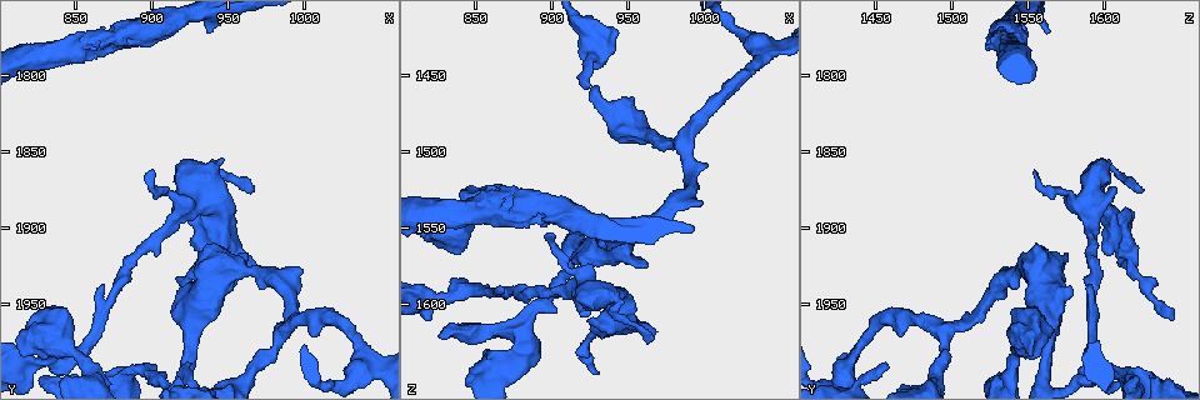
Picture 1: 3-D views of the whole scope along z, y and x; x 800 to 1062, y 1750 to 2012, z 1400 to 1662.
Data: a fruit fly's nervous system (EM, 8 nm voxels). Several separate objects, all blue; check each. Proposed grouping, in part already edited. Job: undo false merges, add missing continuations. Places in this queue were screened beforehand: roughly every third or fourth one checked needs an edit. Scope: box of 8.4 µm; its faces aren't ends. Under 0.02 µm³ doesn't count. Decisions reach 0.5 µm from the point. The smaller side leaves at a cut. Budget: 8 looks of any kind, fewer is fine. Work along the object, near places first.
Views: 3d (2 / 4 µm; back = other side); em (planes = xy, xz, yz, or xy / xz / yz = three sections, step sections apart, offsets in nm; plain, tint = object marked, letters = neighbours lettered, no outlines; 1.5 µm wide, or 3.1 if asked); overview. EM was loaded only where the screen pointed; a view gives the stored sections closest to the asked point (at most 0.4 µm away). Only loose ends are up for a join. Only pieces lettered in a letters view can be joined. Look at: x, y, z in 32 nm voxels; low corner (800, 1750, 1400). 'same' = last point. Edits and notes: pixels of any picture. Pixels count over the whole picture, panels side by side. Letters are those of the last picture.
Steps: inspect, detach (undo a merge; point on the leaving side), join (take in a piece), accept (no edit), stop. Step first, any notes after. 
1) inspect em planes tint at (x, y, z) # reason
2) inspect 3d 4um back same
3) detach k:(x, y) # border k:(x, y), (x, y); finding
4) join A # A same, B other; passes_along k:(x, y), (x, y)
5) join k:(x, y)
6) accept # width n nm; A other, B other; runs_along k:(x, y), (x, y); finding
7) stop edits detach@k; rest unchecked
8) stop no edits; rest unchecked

inspect 3d 4um at (1010, 1972, 1466) # an open end

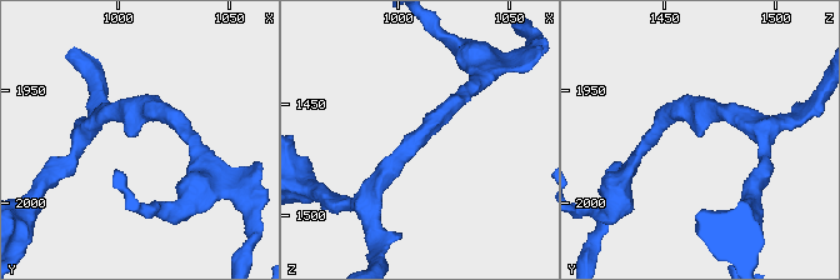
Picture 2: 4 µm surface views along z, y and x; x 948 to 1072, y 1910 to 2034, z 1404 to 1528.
inspect em xy step 8 letters at (1010, 1969, 1466) # shape alone is not enough

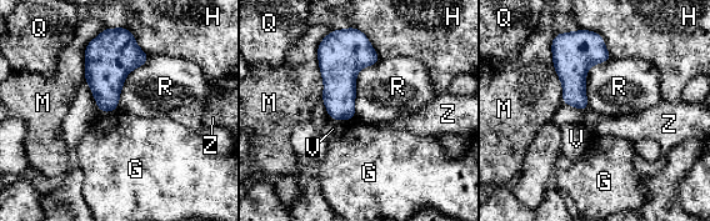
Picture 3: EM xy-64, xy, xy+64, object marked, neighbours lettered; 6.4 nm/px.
accept # longest_contact M 440 nm; G other, H other, M other, Q other, R other, V other, Z other; border 3:(380, 58), (356, 74), (354, 116); no lettered piece goes on from it

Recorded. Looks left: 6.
inspect em xz step 4 letters at (960, 1916, 1576) # an open end

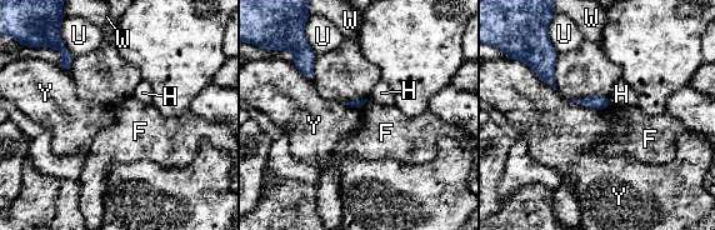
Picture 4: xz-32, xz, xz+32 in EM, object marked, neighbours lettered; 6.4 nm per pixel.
accept # F other, H other, U other, W other, Y other; border 4:(573, 100), (586, 108), (606, 109); no lettered piece goes on from it

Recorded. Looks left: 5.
inspect 3d 2um at (854, 1782, 1540) # calibre changes

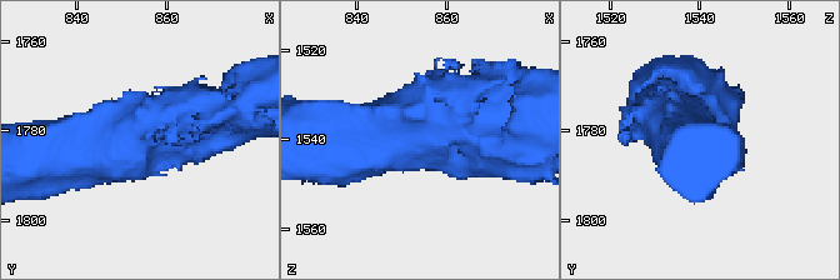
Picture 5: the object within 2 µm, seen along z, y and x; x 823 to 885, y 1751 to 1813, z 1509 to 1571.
inspect em xz step 8 letters at (853, 1782, 1539)

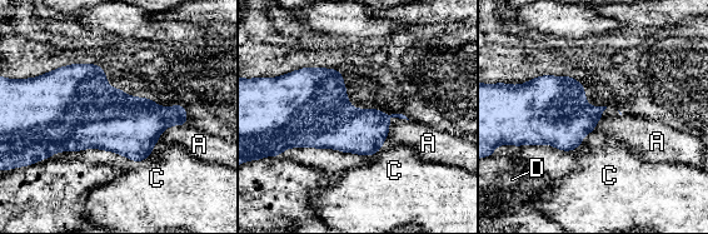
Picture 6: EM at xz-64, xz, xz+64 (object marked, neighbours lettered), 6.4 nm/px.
inspect em planes letters same

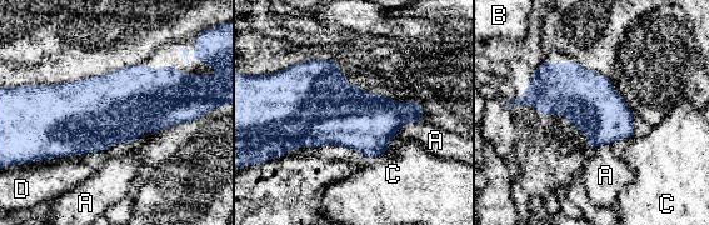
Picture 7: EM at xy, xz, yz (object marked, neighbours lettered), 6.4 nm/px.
accept # width 340 nm; A other, B other, C other, D other; border 7:(412, 120), (403, 124), (394, 136); continuous, no second neuron

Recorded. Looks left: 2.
stop no edits; rest unchecked

